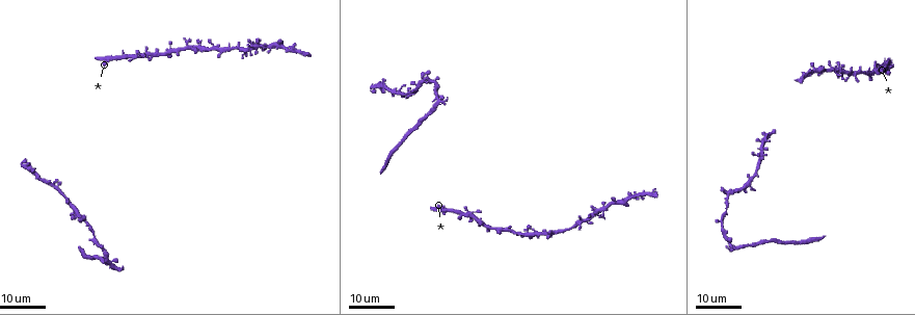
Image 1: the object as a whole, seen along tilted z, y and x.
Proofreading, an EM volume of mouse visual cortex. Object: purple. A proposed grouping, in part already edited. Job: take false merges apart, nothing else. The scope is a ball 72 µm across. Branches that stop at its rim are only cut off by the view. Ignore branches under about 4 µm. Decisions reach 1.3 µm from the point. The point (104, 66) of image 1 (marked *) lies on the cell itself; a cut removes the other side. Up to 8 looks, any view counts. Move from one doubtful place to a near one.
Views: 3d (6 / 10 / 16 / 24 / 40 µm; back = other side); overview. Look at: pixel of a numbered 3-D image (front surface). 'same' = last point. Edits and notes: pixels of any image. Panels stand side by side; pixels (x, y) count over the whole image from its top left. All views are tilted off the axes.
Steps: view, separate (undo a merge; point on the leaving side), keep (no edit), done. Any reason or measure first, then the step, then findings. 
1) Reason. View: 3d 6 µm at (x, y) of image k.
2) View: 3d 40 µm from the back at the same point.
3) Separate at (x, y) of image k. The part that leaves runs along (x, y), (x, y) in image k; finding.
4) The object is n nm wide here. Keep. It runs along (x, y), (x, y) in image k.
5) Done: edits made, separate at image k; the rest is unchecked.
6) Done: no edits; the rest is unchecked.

Calibre changes. View: 3d 16 µm at (563, 229) of image 1.

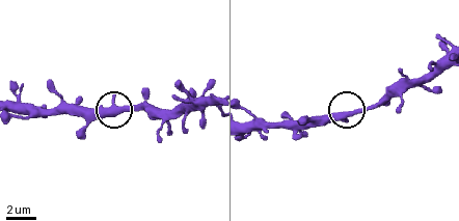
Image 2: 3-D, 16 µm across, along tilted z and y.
View: 3d 6 µm at (344, 117) of image 2.

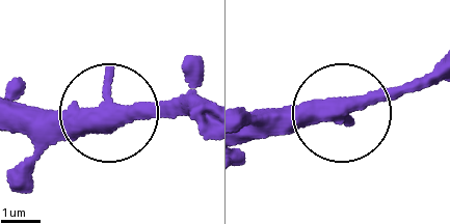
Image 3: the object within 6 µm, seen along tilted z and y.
From behind. View: 3d 6 µm from the back at (109, 122) of image 3.

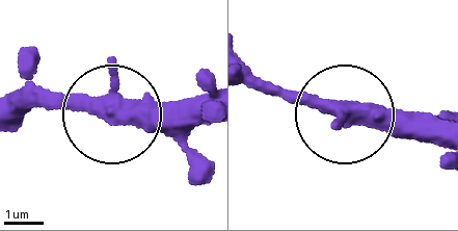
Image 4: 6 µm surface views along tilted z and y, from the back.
The object is 350 nm wide here. Keep. One cell here.

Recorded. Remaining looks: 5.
Four arms meet. View: 3d 24 µm at (206, 47) of image 1.

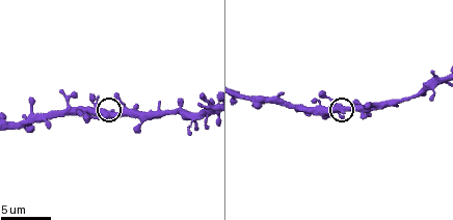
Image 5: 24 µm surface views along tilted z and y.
Zoom in. View: 3d 6 µm at (108, 114) of image 5.

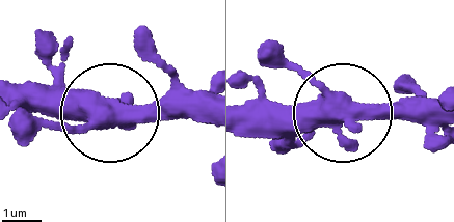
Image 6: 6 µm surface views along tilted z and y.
4 arms meet here. Keep. It runs along (247, 114), (437, 114) in image 6; continuous, no second cell.

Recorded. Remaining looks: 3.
Four-way junction. View: 3d 24 µm at (832, 72) of image 1.

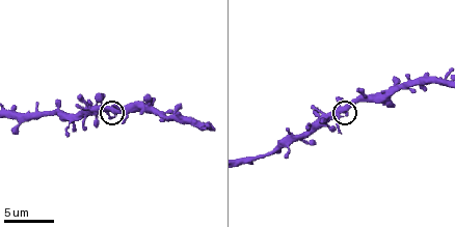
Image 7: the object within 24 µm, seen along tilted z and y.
Zoom in. View: 3d 6 µm at (339, 114) of image 7.

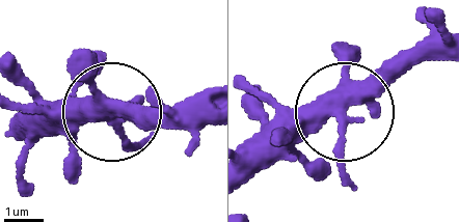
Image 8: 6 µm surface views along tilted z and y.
The object is 340 nm wide here. Keep. One cell here.

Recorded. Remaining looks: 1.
Done: no edits; the rest is unchecked.

